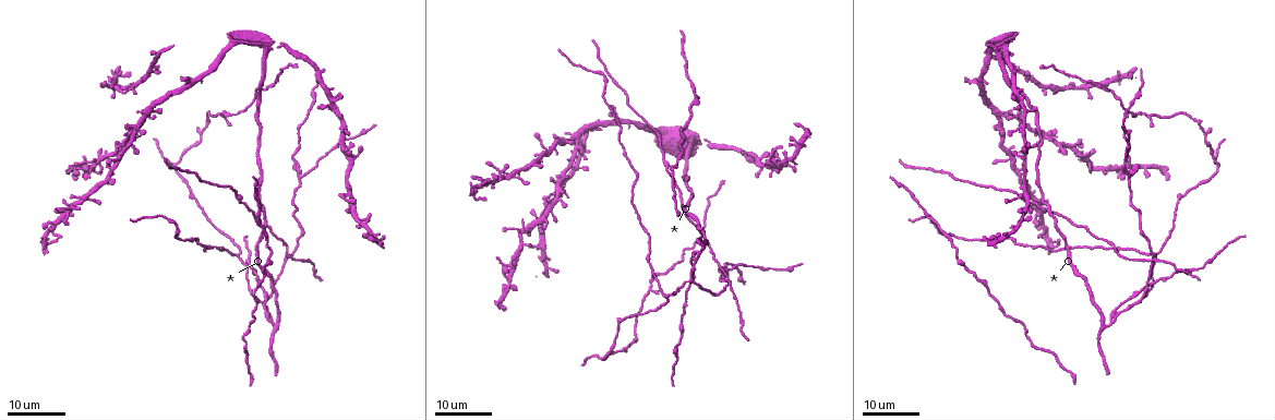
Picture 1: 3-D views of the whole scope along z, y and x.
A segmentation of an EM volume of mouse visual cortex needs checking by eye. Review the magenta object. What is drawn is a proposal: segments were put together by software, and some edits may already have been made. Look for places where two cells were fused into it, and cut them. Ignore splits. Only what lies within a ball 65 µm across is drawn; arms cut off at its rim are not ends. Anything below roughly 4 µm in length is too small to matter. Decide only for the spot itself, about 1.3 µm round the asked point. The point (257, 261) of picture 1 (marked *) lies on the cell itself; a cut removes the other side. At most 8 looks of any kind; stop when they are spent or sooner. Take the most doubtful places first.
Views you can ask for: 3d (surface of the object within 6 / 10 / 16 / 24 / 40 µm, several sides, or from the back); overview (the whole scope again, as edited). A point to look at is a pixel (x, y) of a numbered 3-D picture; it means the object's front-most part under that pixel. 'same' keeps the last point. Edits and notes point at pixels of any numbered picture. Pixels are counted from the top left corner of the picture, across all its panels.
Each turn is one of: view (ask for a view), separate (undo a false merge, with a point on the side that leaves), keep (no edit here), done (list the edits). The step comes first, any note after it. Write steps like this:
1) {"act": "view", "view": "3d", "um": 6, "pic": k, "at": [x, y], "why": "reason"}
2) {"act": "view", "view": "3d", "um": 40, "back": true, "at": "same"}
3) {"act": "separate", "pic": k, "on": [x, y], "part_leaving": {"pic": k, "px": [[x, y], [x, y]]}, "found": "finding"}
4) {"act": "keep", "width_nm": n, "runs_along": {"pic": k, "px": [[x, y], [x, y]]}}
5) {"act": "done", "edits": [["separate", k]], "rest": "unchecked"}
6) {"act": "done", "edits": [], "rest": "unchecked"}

{"act": "view", "view": "3d", "um": 16, "pic": 1, "at": [1116, 311], "why": "four or more arms meet"}

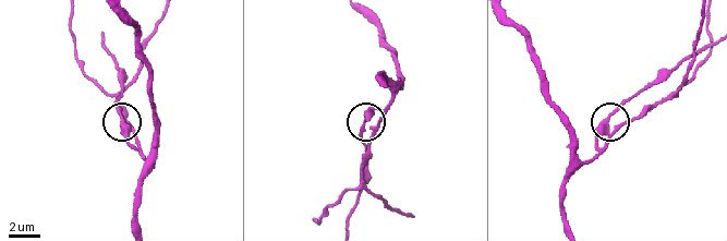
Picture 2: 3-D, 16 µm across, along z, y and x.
{"act": "view", "view": "3d", "um": 10, "pic": 2, "at": [616, 126], "why": "zoom in"}

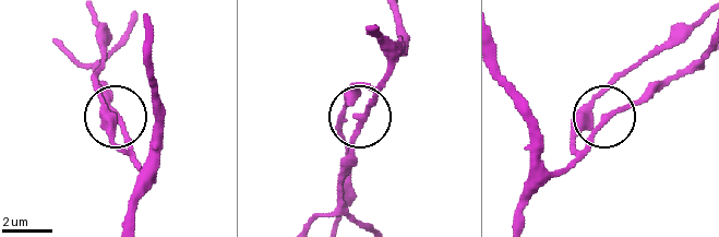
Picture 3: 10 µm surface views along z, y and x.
{"act": "keep", "runs_along": {"pic": 3, "px": [[394, 13], [402, 46], [342, 161]]}, "found": "one cell here"}

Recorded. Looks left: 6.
{"act": "view", "view": "3d", "um": 24, "pic": 1, "at": [1157, 254], "why": "a fork"}

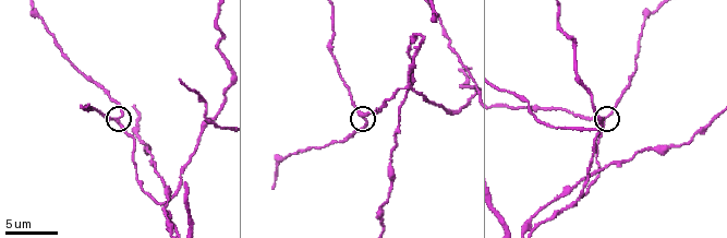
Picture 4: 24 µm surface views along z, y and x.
{"act": "view", "view": "3d", "um": 10, "pic": 4, "at": [364, 118]}

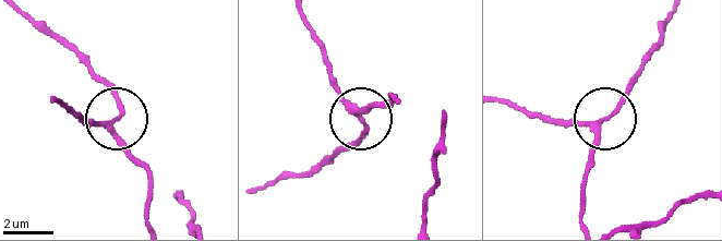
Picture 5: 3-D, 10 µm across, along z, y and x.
{"act": "keep", "runs_along": {"pic": 5, "px": [[148, 220], [144, 170], [116, 122], [80, 120]]}, "found": "one cell here"}

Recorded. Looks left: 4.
{"act": "view", "view": "3d", "um": 24, "pic": 1, "at": [299, 177]}

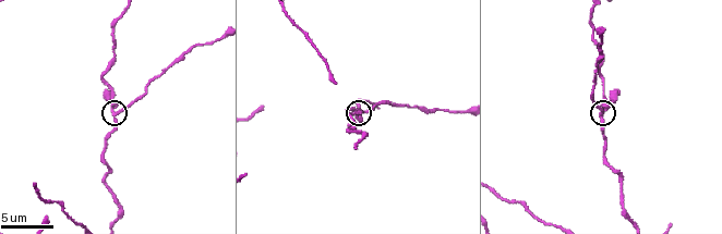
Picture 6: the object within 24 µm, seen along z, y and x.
{"act": "view", "view": "3d", "um": 10, "pic": 6, "at": [115, 114], "why": "zoom in"}

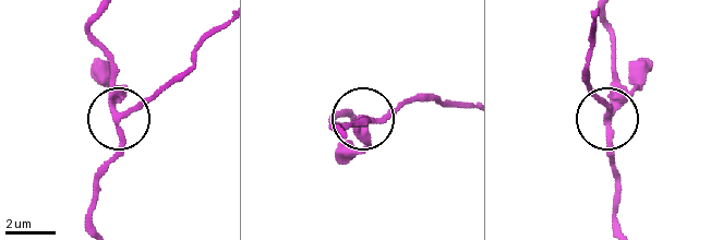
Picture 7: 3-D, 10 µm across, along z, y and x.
{"act": "keep", "width_nm": 280, "runs_along": {"pic": 7, "px": [[89, 223], [96, 179], [117, 147], [123, 118], [163, 86]]}, "found": "continuous, no second cell"}

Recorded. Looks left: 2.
{"act": "view", "view": "3d", "um": 16, "pic": 1, "at": [251, 213], "why": "a fork"}

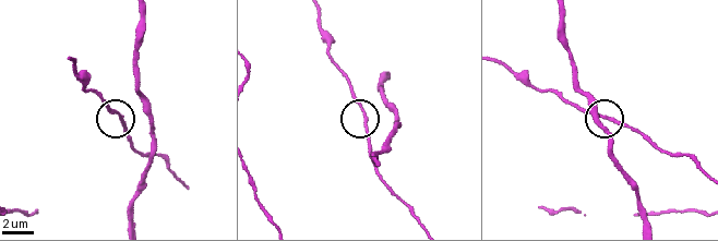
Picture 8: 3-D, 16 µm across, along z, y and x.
{"act": "view", "view": "3d", "um": 10, "pic": 8, "at": [602, 117], "why": "zoom in"}

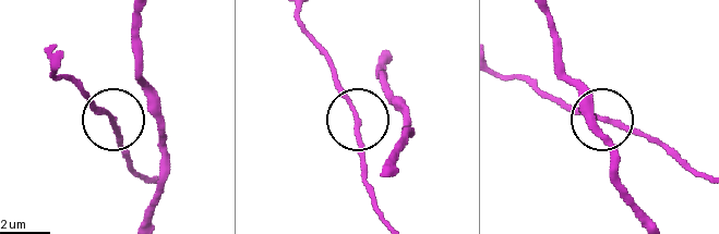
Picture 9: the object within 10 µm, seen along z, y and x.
{"act": "keep", "side_arm_um": 36, "runs_along": {"pic": 9, "px": [[146, 218], [163, 131], [115, 118], [115, 140]]}, "found": "one cell here"}

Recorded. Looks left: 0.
{"act": "done", "edits": [], "rest": "unchecked"}

